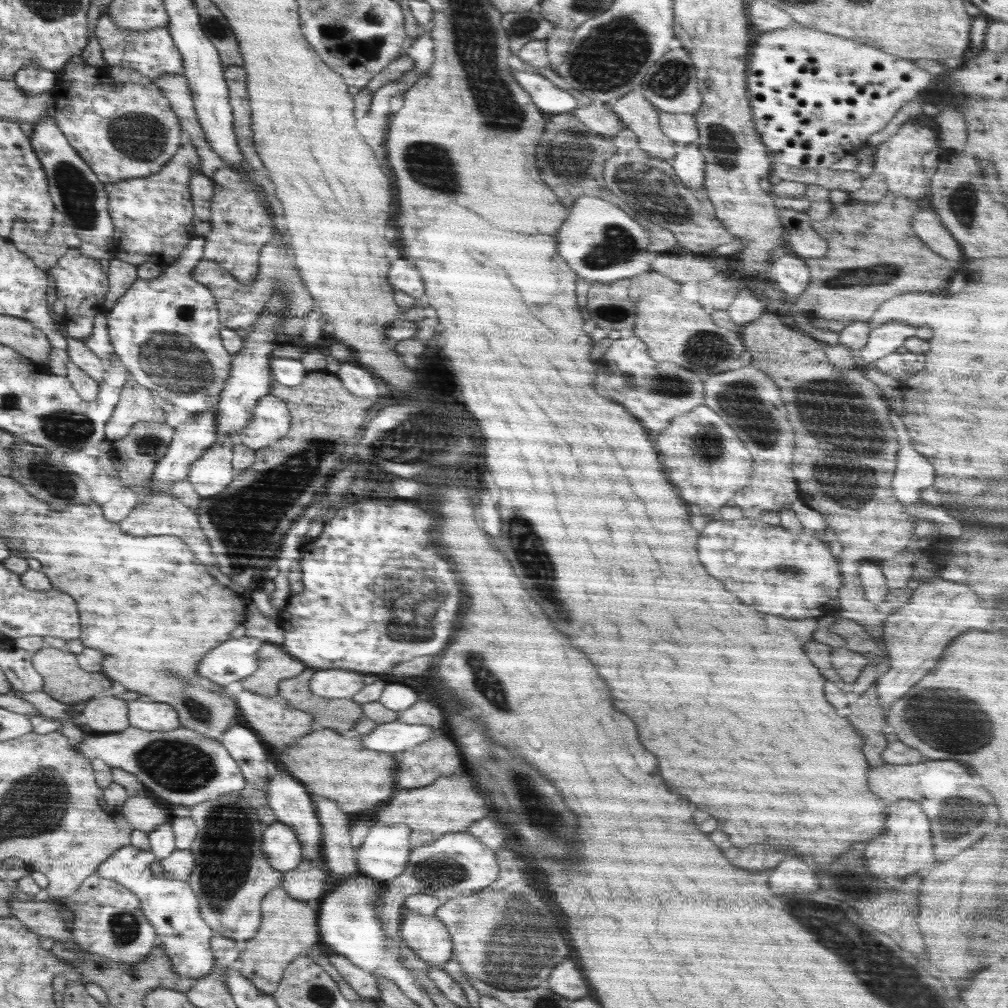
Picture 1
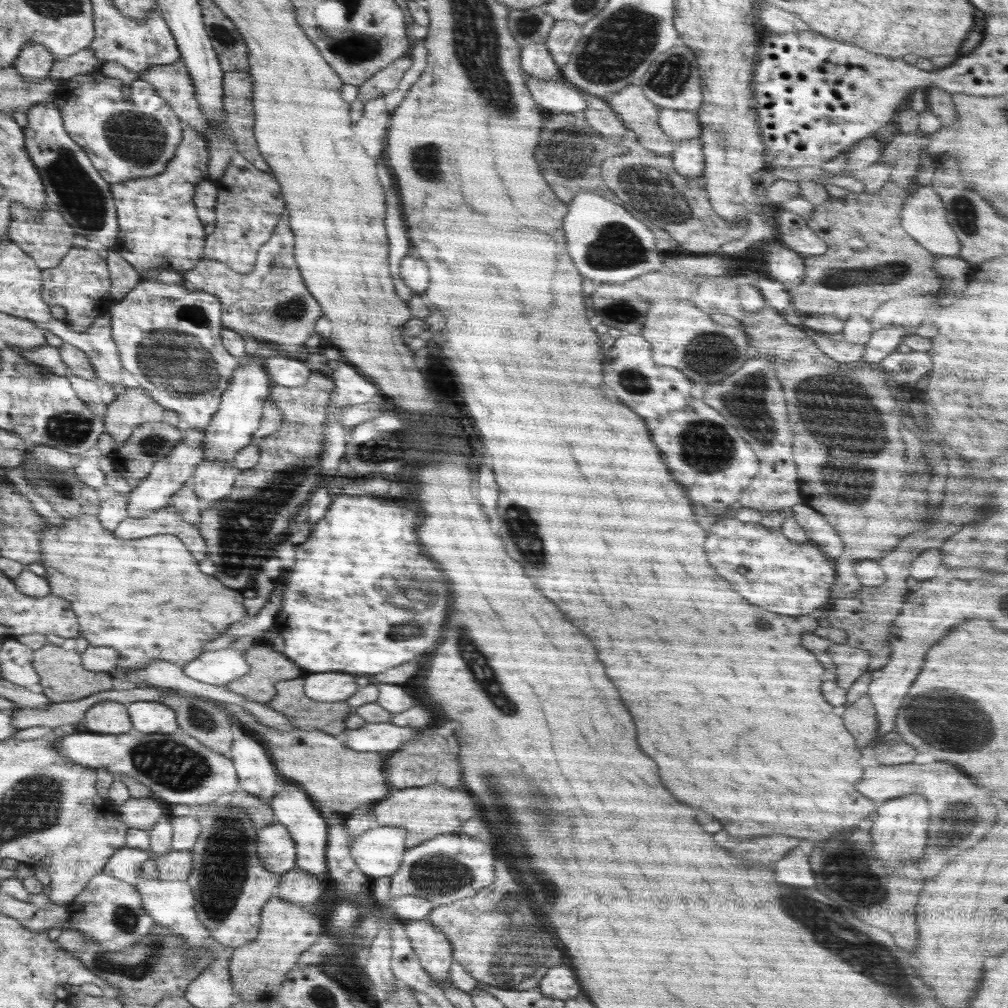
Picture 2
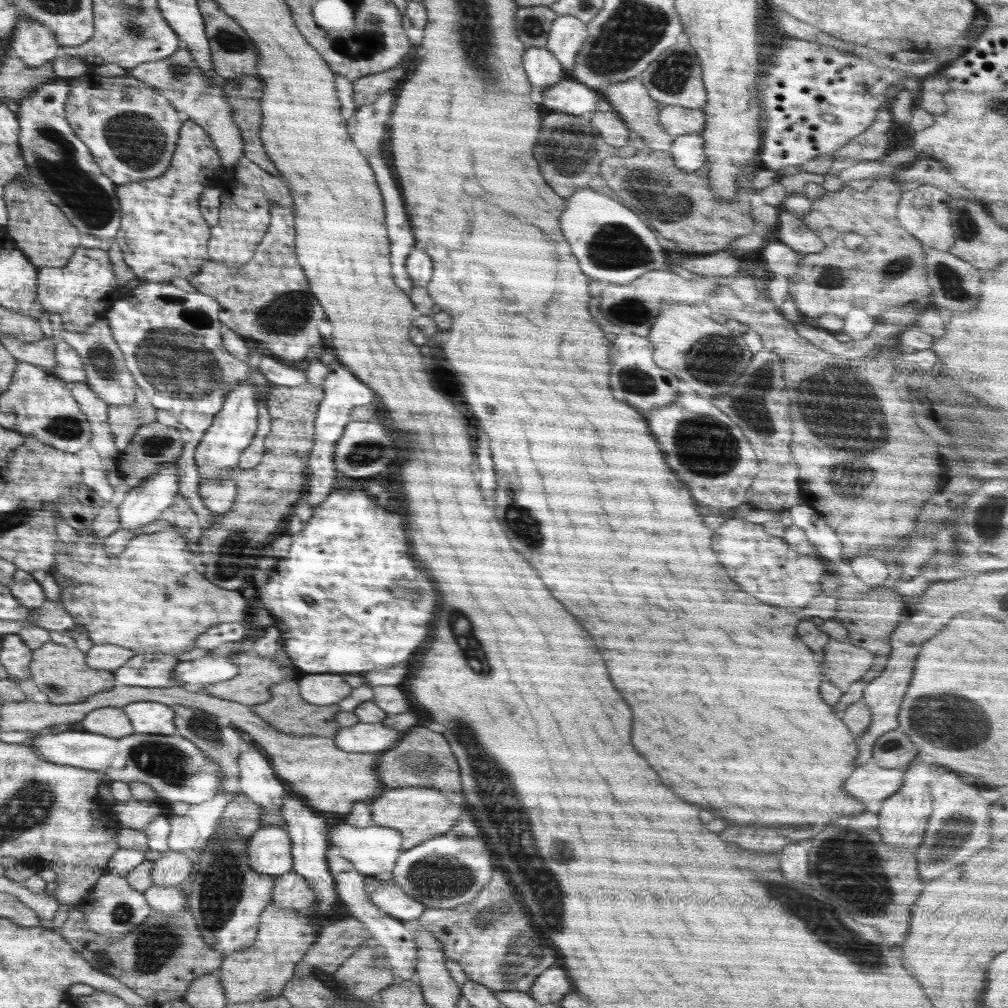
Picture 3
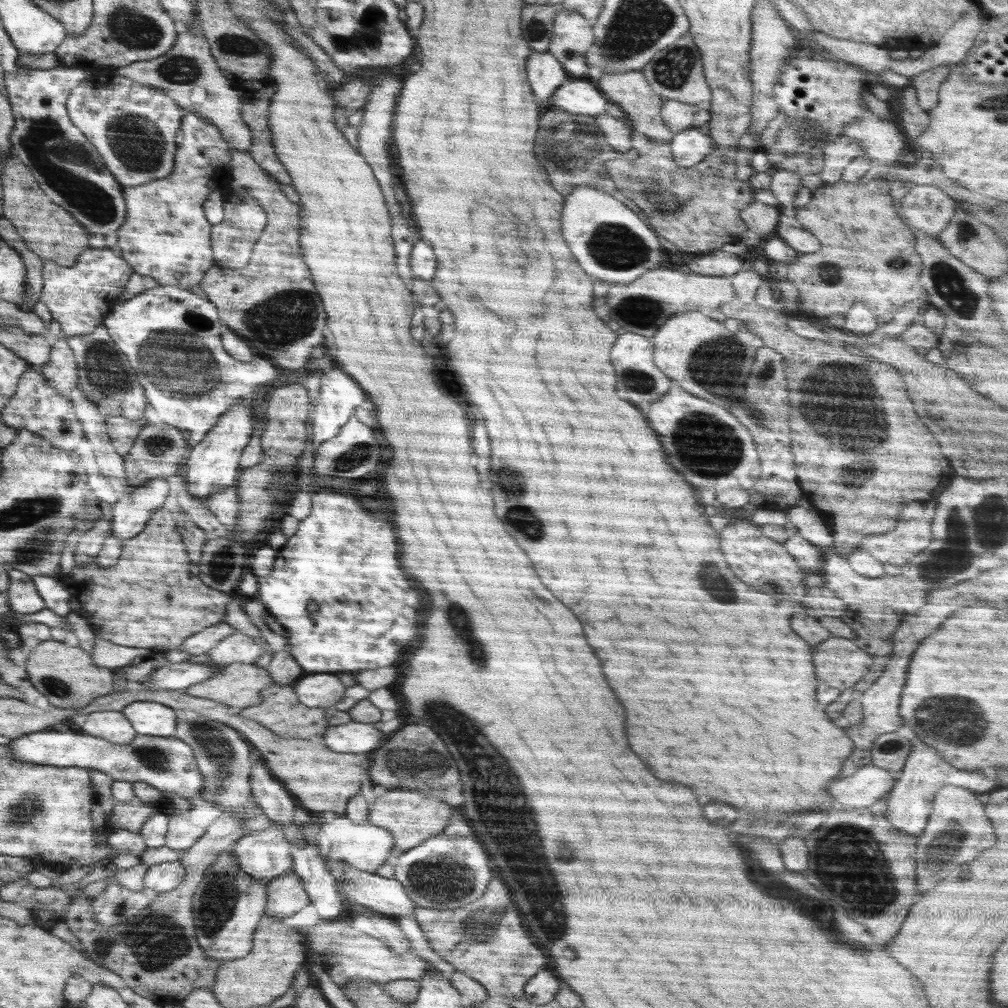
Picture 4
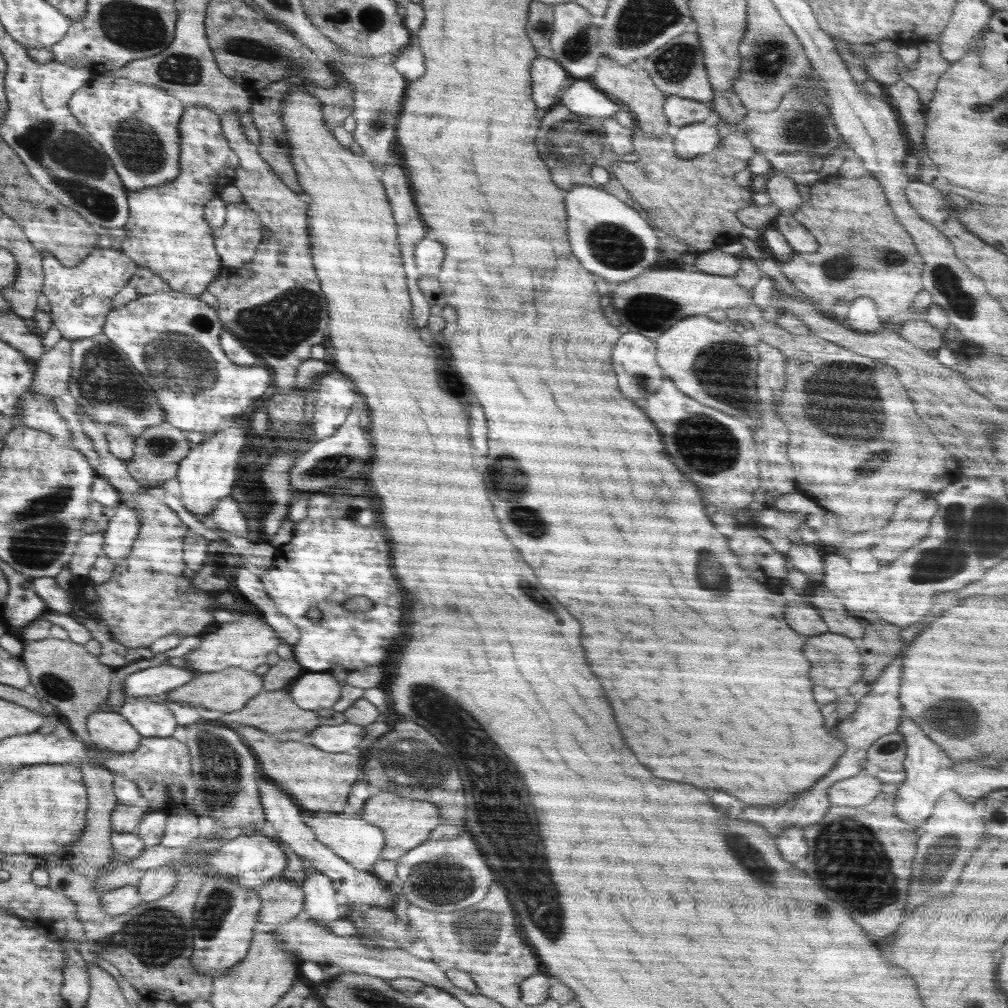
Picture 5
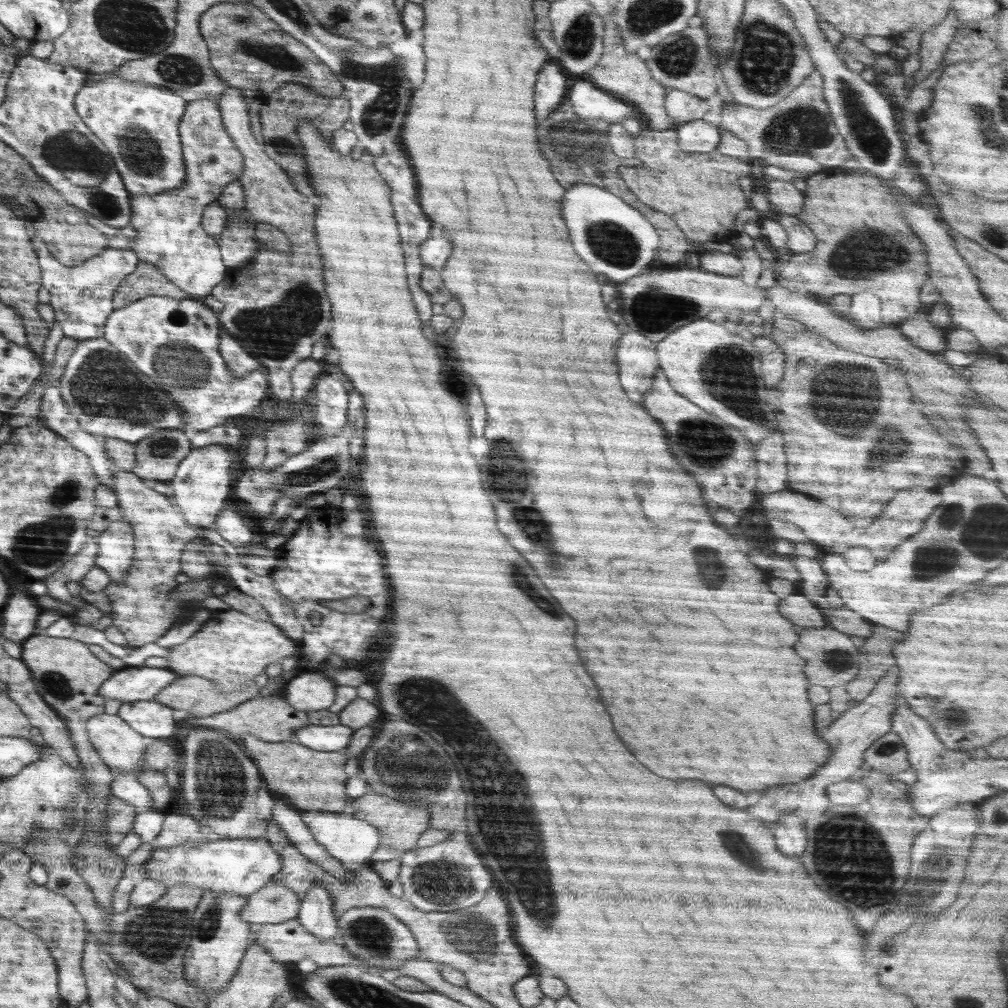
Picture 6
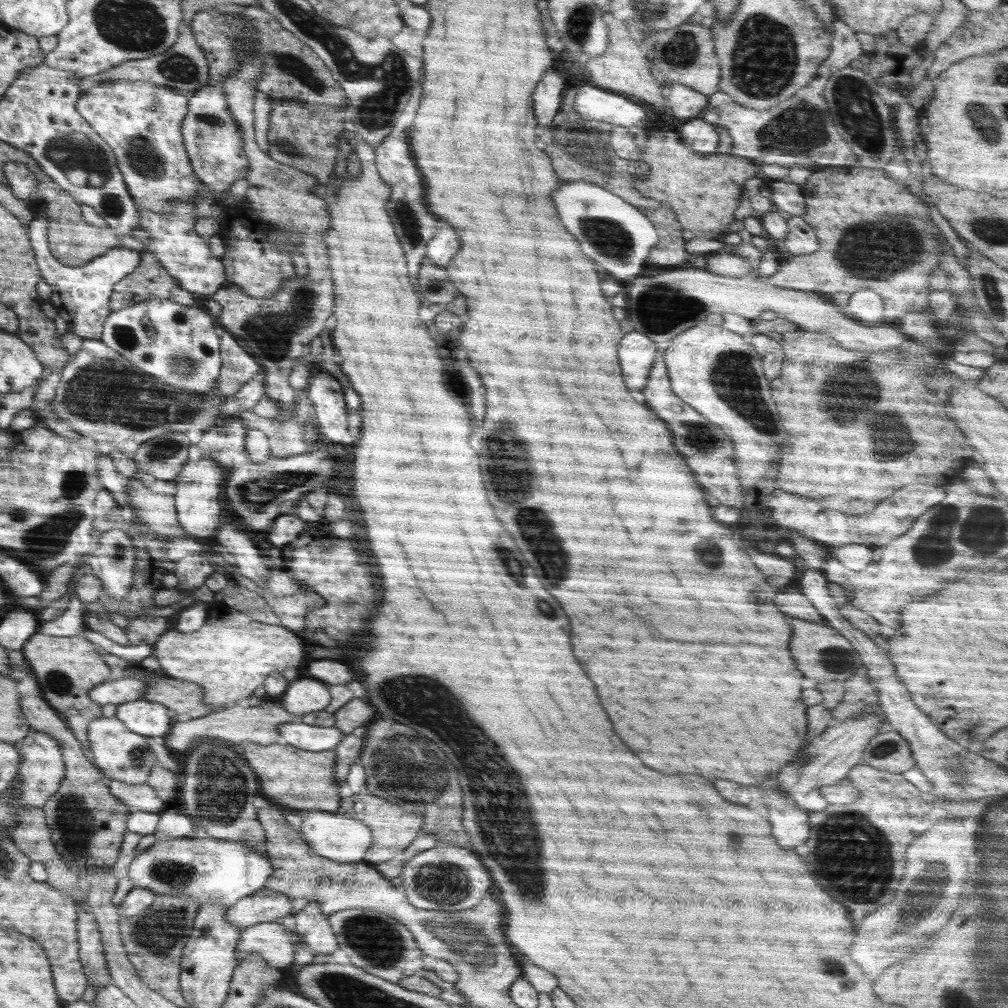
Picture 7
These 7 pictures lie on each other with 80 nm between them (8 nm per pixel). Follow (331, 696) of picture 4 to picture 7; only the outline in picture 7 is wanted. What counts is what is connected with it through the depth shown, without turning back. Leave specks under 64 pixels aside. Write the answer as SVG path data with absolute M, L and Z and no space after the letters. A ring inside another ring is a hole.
M299 676L297 681L289 683L281 705L290 714L304 715L325 710L331 701L327 686L320 679Z

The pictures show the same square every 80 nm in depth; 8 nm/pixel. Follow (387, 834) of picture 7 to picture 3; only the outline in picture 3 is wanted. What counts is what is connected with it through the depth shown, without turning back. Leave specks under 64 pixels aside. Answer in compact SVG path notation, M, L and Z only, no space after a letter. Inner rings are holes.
M398 787L384 792L372 804L372 822L376 826L393 828L402 835L401 850L414 848L429 838L449 833L456 819L467 812L468 808L458 806L465 801L452 801L441 790L432 787Z

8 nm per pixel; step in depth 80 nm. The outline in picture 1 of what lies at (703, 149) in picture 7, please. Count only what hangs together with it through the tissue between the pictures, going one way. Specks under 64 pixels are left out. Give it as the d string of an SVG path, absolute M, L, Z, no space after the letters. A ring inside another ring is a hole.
M698 142L683 146L682 150L670 159L670 163L685 187L691 191L704 189L705 158Z

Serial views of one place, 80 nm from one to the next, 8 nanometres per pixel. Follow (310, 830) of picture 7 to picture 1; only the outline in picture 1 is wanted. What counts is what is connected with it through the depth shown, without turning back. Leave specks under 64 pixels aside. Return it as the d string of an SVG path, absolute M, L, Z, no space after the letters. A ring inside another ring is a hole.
M372 826L362 846L355 850L361 873L380 881L399 877L405 871L409 854L408 826Z

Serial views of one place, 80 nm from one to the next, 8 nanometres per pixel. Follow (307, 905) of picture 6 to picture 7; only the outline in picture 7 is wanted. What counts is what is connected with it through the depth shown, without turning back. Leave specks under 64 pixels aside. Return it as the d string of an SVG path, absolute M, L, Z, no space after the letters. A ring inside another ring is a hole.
M317 902L308 904L298 914L293 915L295 931L301 934L301 939L307 948L315 954L334 954L339 949L327 915L320 912Z

